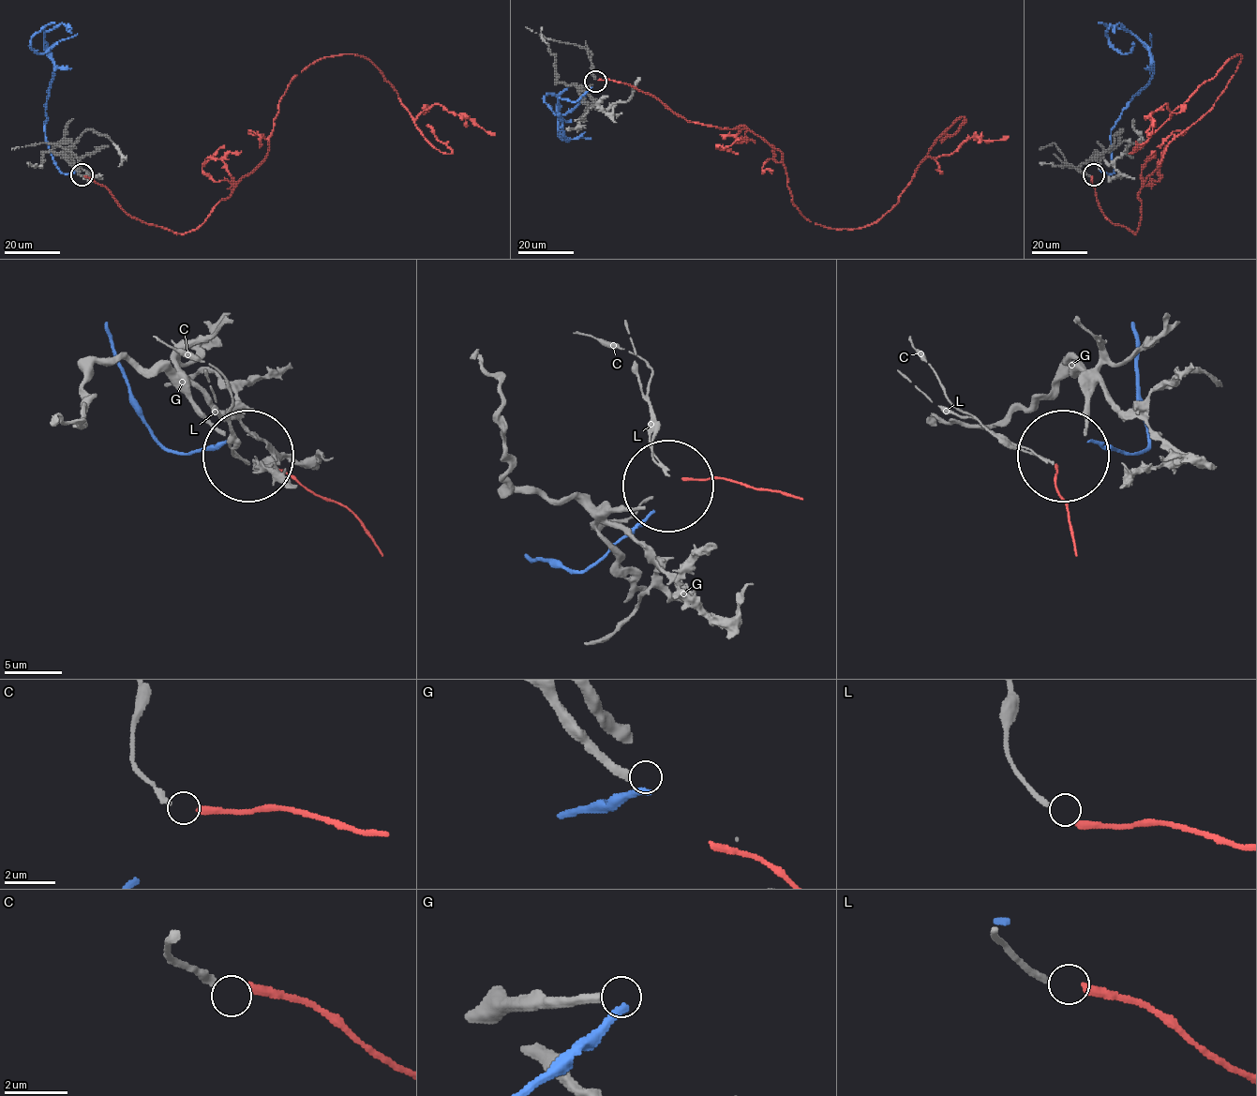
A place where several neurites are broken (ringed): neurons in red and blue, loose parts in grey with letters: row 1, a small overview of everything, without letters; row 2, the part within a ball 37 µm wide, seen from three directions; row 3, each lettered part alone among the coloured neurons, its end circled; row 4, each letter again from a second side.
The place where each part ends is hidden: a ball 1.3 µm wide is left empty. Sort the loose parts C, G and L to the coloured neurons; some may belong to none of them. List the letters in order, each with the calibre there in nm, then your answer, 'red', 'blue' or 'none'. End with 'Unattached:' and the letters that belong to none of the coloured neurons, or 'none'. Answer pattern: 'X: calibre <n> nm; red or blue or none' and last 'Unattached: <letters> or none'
C: calibre 240 nm; red
G: calibre 320 nm; none
L: calibre 200 nm; none
Unattached: G, L

